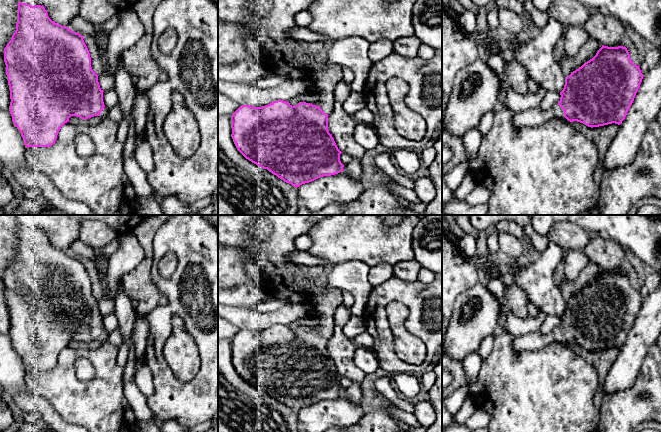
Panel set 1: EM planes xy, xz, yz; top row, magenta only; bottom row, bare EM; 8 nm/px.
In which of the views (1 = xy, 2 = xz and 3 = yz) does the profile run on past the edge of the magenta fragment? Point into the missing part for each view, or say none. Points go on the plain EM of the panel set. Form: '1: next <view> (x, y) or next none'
1: next xy (103, 337)
2: next xz (326, 305)
3: next yz (535, 340)

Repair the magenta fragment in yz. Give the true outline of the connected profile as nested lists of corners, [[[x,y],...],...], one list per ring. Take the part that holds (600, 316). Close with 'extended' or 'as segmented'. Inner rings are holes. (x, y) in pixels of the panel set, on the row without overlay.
[[[602,269],[592,283],[565,301],[565,309],[560,316],[561,321],[557,328],[545,335],[532,332],[514,337],[514,350],[516,352],[537,351],[549,343],[562,341],[570,346],[583,347],[591,352],[612,347],[620,349],[634,325],[642,303],[641,294],[631,285],[626,271]]] | extended

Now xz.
[[[327,286],[322,296],[312,299],[314,310],[321,315],[318,330],[306,326],[292,330],[283,324],[261,331],[241,329],[231,340],[231,361],[237,374],[252,387],[267,393],[295,412],[320,401],[342,396],[342,376],[328,355],[334,313],[341,304],[342,291]]] | extended

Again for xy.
[[[18,226],[16,254],[4,272],[4,286],[10,314],[9,335],[14,350],[20,355],[25,372],[52,370],[60,352],[71,340],[83,344],[94,340],[106,341],[108,333],[103,326],[103,314],[98,299],[92,294],[89,274],[83,260],[53,246],[41,229]]] | extended

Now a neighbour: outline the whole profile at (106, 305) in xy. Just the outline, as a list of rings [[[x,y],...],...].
[[[106,294],[98,299],[98,306],[101,314],[103,315],[107,315],[115,311],[113,300],[109,299]]]

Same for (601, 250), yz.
[[[591,234],[591,239],[583,249],[589,262],[608,271],[623,270],[624,248],[606,235]]]

